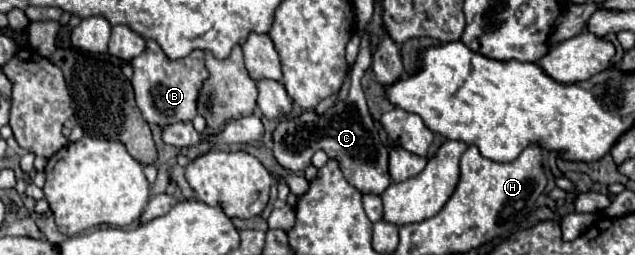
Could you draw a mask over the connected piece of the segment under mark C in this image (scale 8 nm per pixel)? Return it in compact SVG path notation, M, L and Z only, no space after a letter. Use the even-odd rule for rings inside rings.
M358 29L358 37L362 39L358 59L350 73L350 89L344 101L338 101L326 113L318 115L314 109L304 111L294 119L282 117L272 133L272 151L276 161L290 171L304 171L312 165L312 155L316 151L324 151L330 159L336 159L346 181L354 185L360 193L376 193L380 195L392 181L388 175L388 147L382 143L378 129L370 117L364 91L360 87L360 79L366 69L372 65L372 51L370 51L370 33L366 29Z

